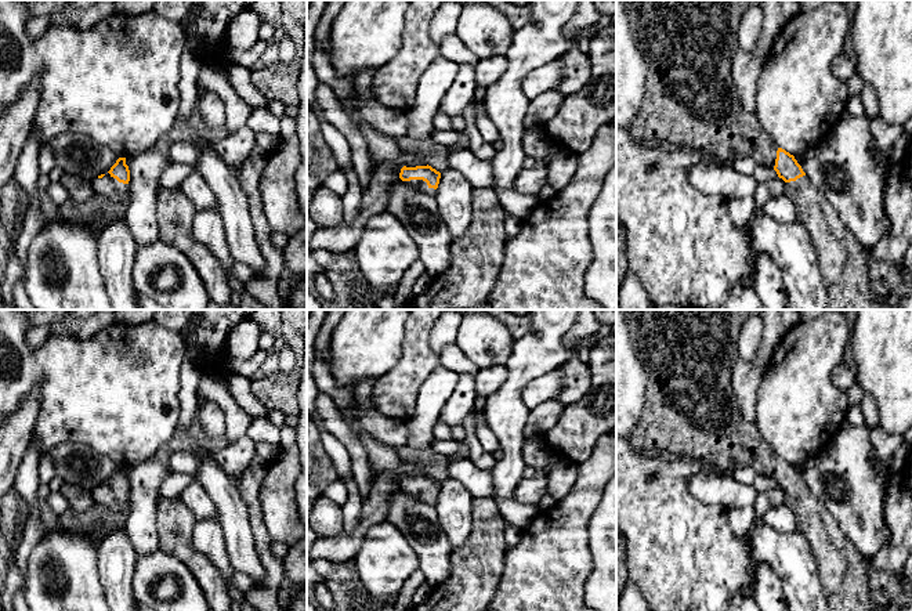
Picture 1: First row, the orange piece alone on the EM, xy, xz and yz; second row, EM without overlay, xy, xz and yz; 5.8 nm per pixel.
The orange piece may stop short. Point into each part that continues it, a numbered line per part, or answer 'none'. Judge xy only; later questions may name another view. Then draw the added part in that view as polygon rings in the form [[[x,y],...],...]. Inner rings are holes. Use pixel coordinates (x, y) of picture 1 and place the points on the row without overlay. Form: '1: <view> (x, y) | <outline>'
1: xy (108, 499) | [[[109,482],[91,492],[93,506],[104,511],[116,525],[115,529],[124,531],[124,521],[129,514],[129,494],[119,492]]]

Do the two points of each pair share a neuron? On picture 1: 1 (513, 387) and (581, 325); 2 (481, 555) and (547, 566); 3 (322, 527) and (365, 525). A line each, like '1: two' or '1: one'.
1: two
2: two
3: two

